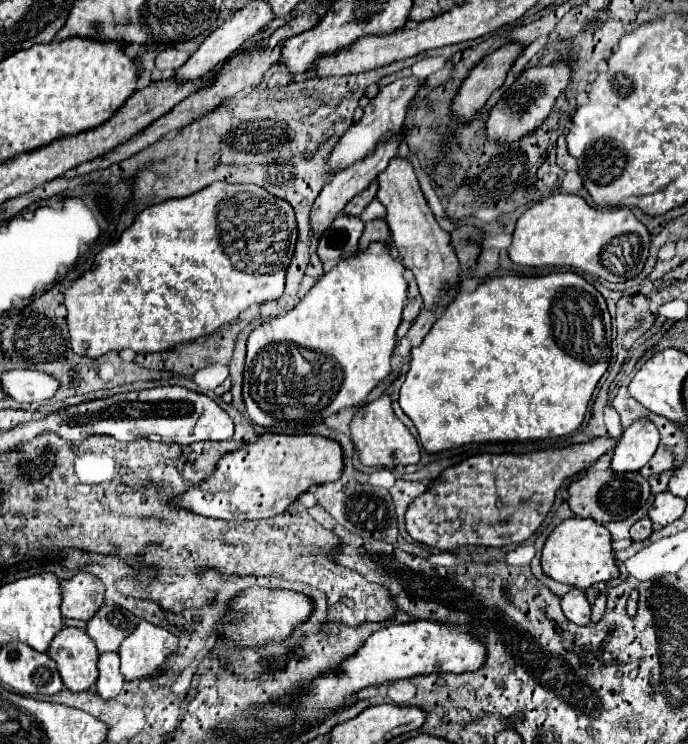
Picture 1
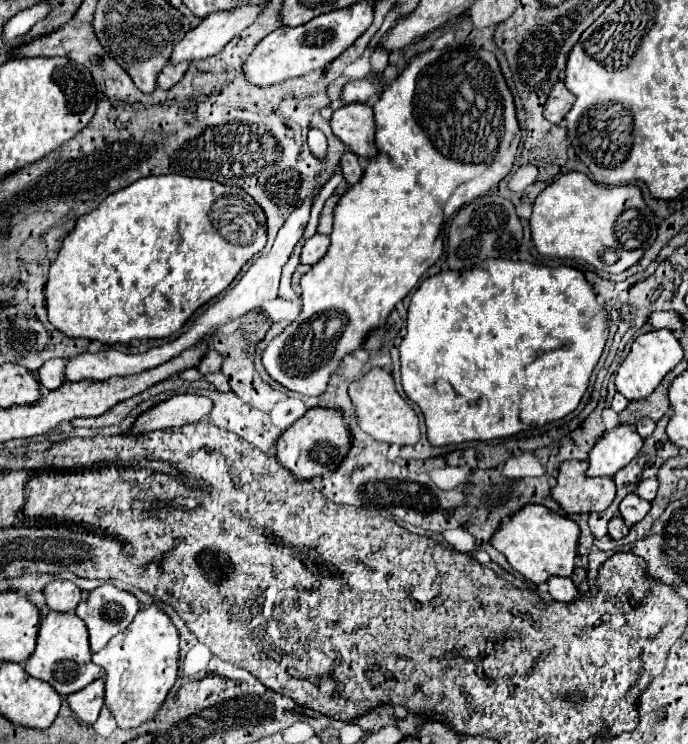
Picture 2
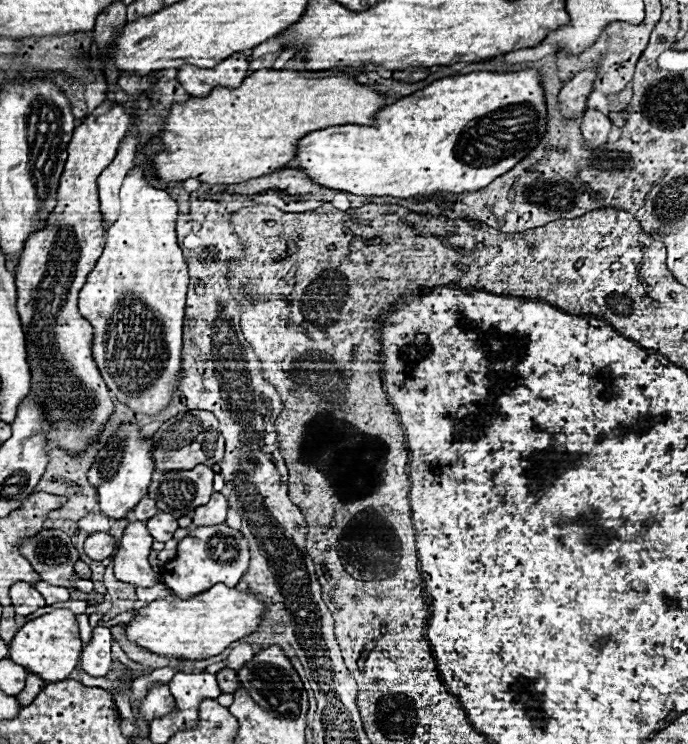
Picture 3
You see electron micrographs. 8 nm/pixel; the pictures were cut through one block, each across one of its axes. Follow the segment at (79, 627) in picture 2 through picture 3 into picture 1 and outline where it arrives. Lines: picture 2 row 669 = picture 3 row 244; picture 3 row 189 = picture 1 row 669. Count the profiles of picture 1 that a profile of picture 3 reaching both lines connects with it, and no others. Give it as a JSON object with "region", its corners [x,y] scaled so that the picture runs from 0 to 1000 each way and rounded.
{"region":[[[90,844],[78,855],[70,879],[81,887],[90,917],[105,930],[128,927],[142,911],[142,874],[116,844]]]}

